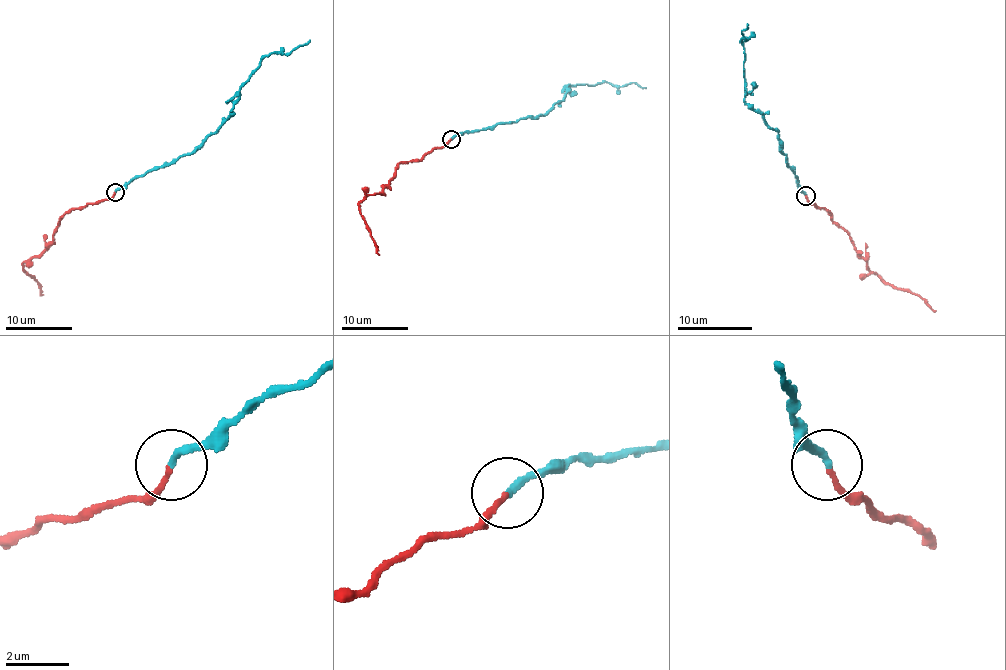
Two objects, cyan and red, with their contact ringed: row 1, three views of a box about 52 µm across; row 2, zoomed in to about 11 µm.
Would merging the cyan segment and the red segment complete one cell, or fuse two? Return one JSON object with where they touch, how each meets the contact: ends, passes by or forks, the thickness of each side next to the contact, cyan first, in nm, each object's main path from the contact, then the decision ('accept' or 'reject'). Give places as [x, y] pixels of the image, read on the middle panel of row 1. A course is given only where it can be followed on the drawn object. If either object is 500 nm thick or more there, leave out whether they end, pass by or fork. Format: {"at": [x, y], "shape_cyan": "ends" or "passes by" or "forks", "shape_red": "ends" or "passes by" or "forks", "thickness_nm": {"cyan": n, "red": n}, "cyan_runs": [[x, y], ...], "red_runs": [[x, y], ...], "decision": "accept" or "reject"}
{"at": [451, 139], "shape_cyan": "ends", "shape_red": "ends", "thickness_nm": {"cyan": 240, "red": 160}, "cyan_runs": [[451, 139], [516, 119], [538, 118], [563, 99], [569, 84], [608, 83], [624, 86], [634, 83], [646, 88]], "red_runs": [[451, 139], [433, 148], [420, 159], [401, 161], [390, 182], [360, 204], [360, 212], [380, 254]], "decision": "reject"}

